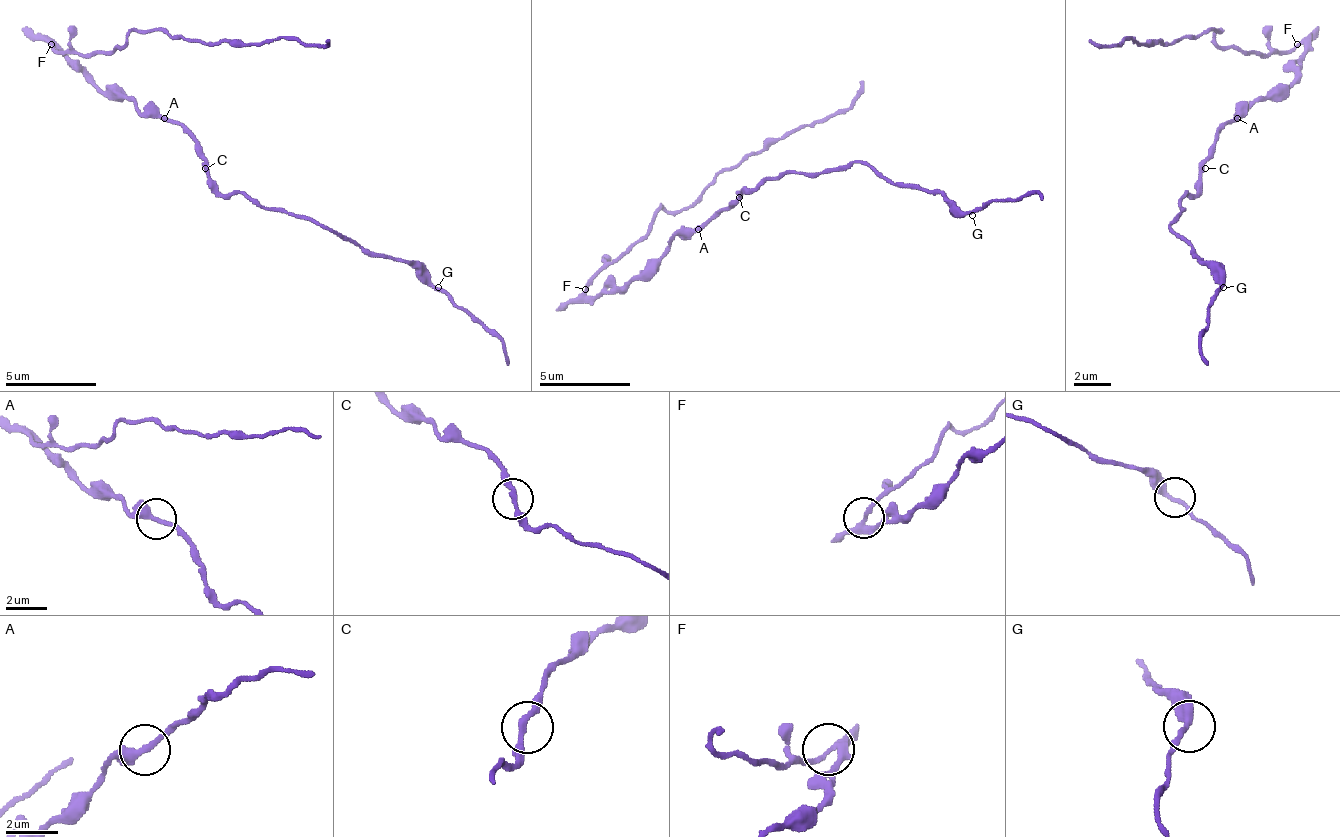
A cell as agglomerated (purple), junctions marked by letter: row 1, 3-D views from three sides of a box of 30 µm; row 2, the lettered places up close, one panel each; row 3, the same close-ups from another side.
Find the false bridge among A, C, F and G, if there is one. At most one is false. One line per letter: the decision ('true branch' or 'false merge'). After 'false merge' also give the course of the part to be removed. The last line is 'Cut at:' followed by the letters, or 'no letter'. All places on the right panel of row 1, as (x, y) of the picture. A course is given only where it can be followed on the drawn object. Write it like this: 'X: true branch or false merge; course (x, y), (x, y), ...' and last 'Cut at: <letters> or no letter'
A: true branch
C: true branch
F: false merge; course (1296, 45), (1246, 54), (1223, 49), (1214, 36), (1218, 31), (1145, 45), (1127, 36), (1118, 45), (1091, 40)
G: true branch
Cut at: F

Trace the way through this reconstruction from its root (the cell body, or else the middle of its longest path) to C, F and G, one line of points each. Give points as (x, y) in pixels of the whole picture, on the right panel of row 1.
C: (1246, 109), (1218, 132), (1214, 154), (1205, 164), (1205, 168)
F: (1246, 109), (1259, 100), (1273, 100), (1296, 77), (1296, 59), (1305, 49), (1296, 45)
G: (1246, 109), (1218, 132), (1200, 186), (1182, 200), (1182, 209), (1168, 223), (1223, 287)

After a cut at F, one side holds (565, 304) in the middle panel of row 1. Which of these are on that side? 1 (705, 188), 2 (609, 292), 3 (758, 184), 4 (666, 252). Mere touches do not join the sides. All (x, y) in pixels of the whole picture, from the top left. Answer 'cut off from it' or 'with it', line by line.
1: cut off from it
2: with it
3: with it
4: with it

